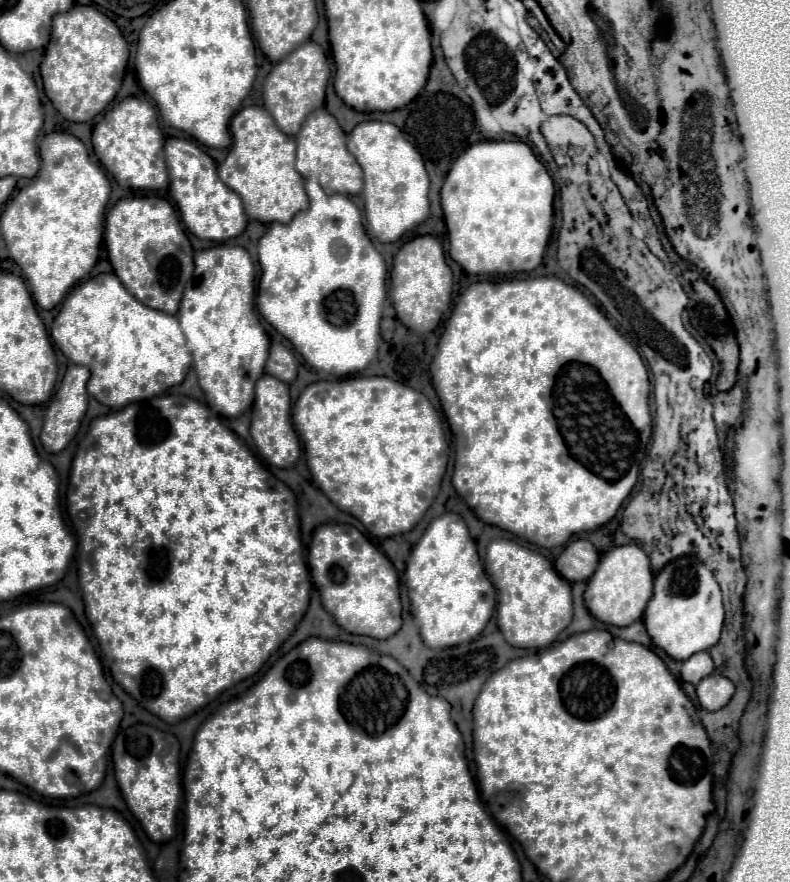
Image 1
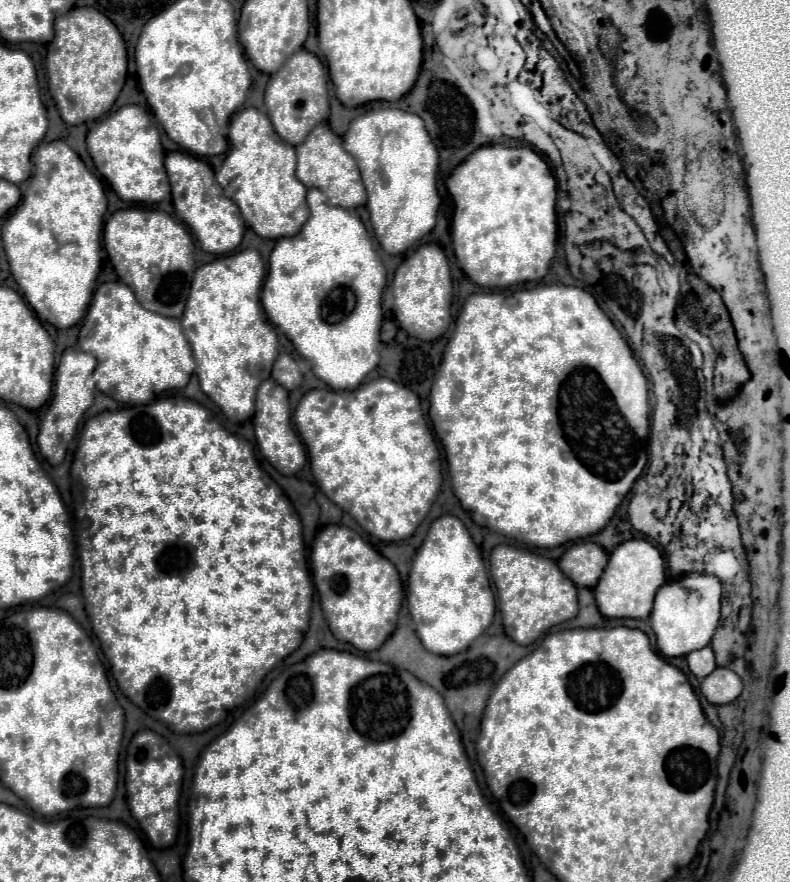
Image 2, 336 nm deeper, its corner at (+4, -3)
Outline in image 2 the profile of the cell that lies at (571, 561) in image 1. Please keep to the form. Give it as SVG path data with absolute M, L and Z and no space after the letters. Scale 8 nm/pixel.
M594 542L574 544L558 560L560 570L576 586L586 586L586 588L594 588L598 584L598 578L606 568L606 564L608 564L608 552Z

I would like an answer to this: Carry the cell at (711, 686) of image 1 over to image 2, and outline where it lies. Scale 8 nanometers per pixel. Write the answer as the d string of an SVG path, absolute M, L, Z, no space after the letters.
M716 668L716 672L712 672L712 676L704 678L700 690L702 690L704 698L714 706L730 704L732 700L736 700L740 696L742 680L730 668Z

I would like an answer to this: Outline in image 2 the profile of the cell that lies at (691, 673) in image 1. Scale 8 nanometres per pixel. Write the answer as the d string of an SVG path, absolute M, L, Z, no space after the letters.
M710 646L700 648L696 652L690 652L686 656L688 660L688 668L696 678L706 678L714 668L716 668L716 660L714 660L714 652Z

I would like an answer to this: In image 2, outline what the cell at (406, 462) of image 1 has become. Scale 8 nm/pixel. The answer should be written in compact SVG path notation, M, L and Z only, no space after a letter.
M379 377L356 390L310 390L294 410L294 428L308 448L312 474L320 490L348 512L370 536L382 542L410 538L426 518L442 482L440 452L424 420L418 396L390 378Z

